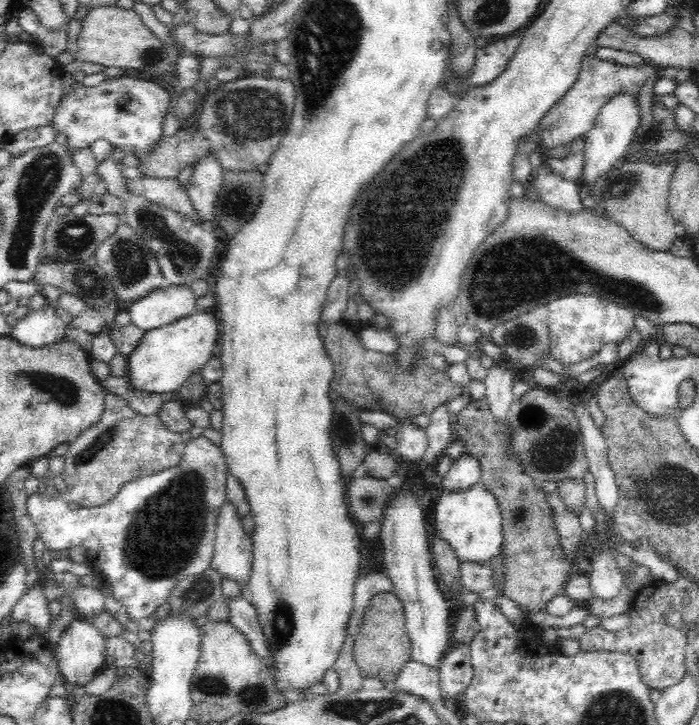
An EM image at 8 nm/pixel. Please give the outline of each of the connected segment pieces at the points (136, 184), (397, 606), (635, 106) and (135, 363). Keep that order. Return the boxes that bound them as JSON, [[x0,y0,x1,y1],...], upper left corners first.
[[124,176,205,226],[353,591,412,684],[578,93,640,189],[127,310,220,394]]

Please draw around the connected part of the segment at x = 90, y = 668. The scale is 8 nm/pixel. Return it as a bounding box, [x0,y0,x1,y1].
[55,617,105,688]

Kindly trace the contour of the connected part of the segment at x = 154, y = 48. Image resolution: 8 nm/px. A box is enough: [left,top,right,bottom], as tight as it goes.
[74,4,168,71]

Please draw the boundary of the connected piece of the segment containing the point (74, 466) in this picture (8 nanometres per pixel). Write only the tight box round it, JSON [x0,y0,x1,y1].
[60,393,186,508]

